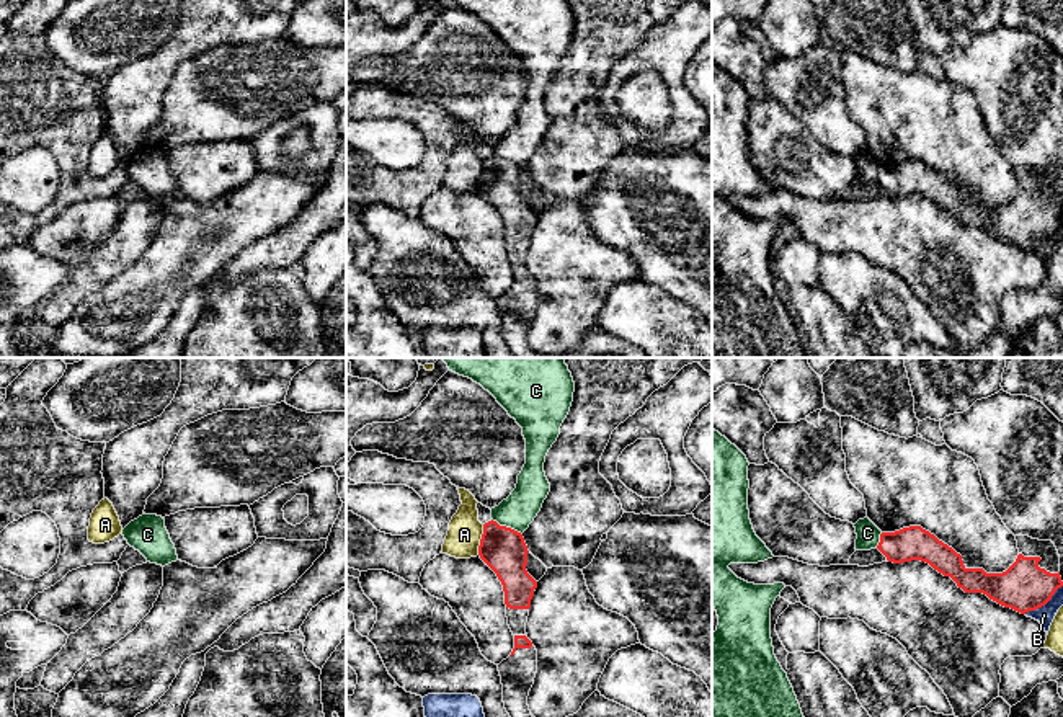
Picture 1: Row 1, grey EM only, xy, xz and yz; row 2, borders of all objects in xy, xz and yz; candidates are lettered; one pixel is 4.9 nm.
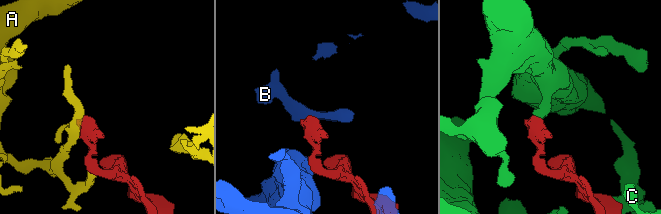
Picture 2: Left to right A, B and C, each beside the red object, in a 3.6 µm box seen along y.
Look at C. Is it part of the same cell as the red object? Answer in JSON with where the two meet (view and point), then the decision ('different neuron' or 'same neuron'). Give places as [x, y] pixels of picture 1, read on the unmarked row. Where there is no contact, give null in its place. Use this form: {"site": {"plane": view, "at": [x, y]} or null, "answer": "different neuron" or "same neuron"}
{"site": {"plane": "xz", "at": [505, 160]}, "answer": "same neuron"}

